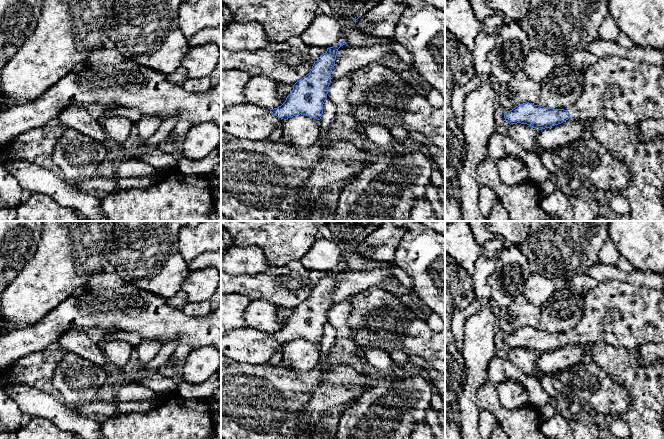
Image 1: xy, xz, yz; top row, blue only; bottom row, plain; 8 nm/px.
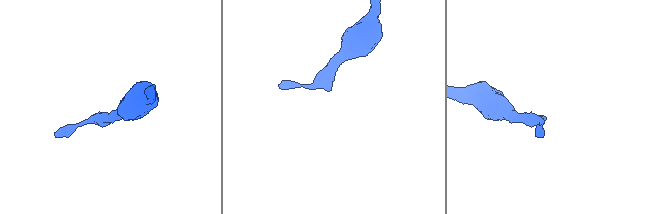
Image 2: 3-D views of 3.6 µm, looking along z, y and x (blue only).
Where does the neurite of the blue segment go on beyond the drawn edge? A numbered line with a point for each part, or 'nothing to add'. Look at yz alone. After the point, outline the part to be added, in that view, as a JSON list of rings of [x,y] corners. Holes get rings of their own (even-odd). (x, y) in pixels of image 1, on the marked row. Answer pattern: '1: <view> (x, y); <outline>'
1: yz (621, 90); [[[618,56],[599,58],[584,71],[583,92],[569,114],[573,119],[592,121],[603,117],[627,125],[664,119],[664,67]]]

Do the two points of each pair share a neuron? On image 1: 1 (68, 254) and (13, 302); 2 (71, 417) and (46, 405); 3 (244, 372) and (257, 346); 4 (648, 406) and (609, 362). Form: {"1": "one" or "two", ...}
{"1": "one", "2": "one", "3": "two", "4": "one"}

